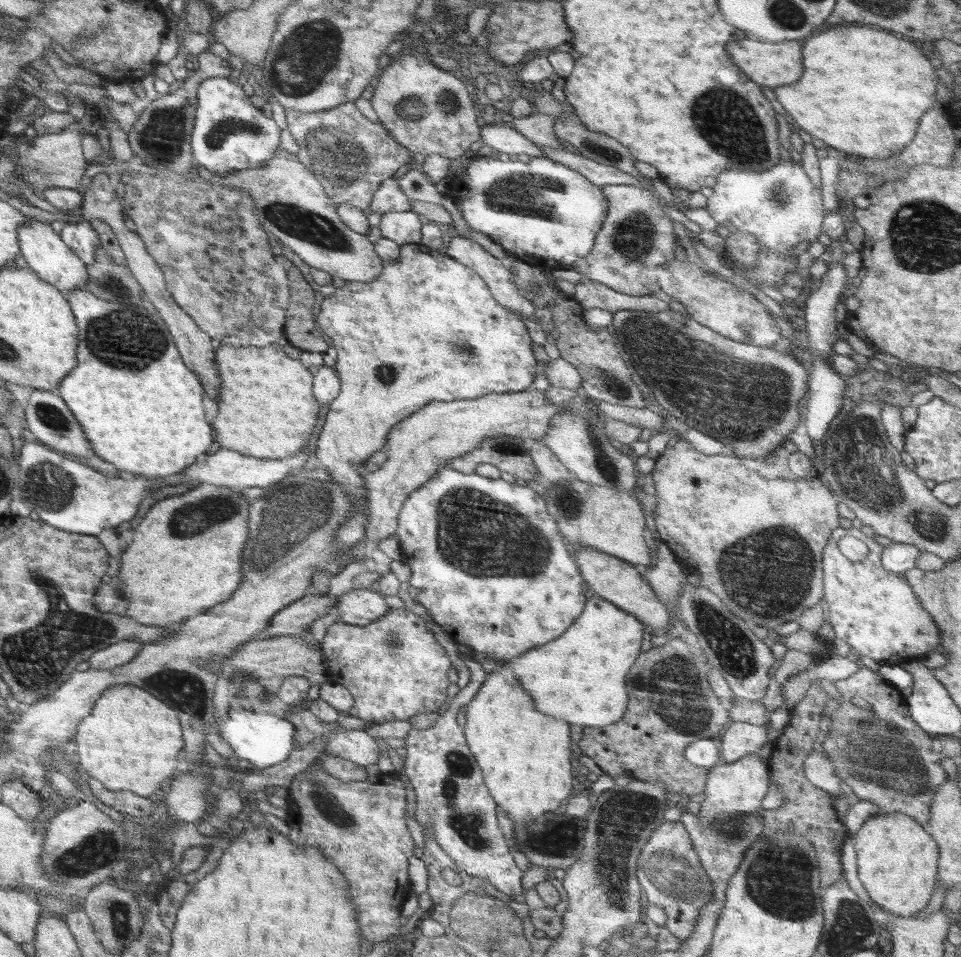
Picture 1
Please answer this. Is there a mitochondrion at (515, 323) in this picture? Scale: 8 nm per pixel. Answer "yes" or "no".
no

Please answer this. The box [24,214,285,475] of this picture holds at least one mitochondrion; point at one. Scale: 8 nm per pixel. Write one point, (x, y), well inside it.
(132, 336)

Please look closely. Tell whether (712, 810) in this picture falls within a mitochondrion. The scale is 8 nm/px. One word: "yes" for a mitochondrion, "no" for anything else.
yes

